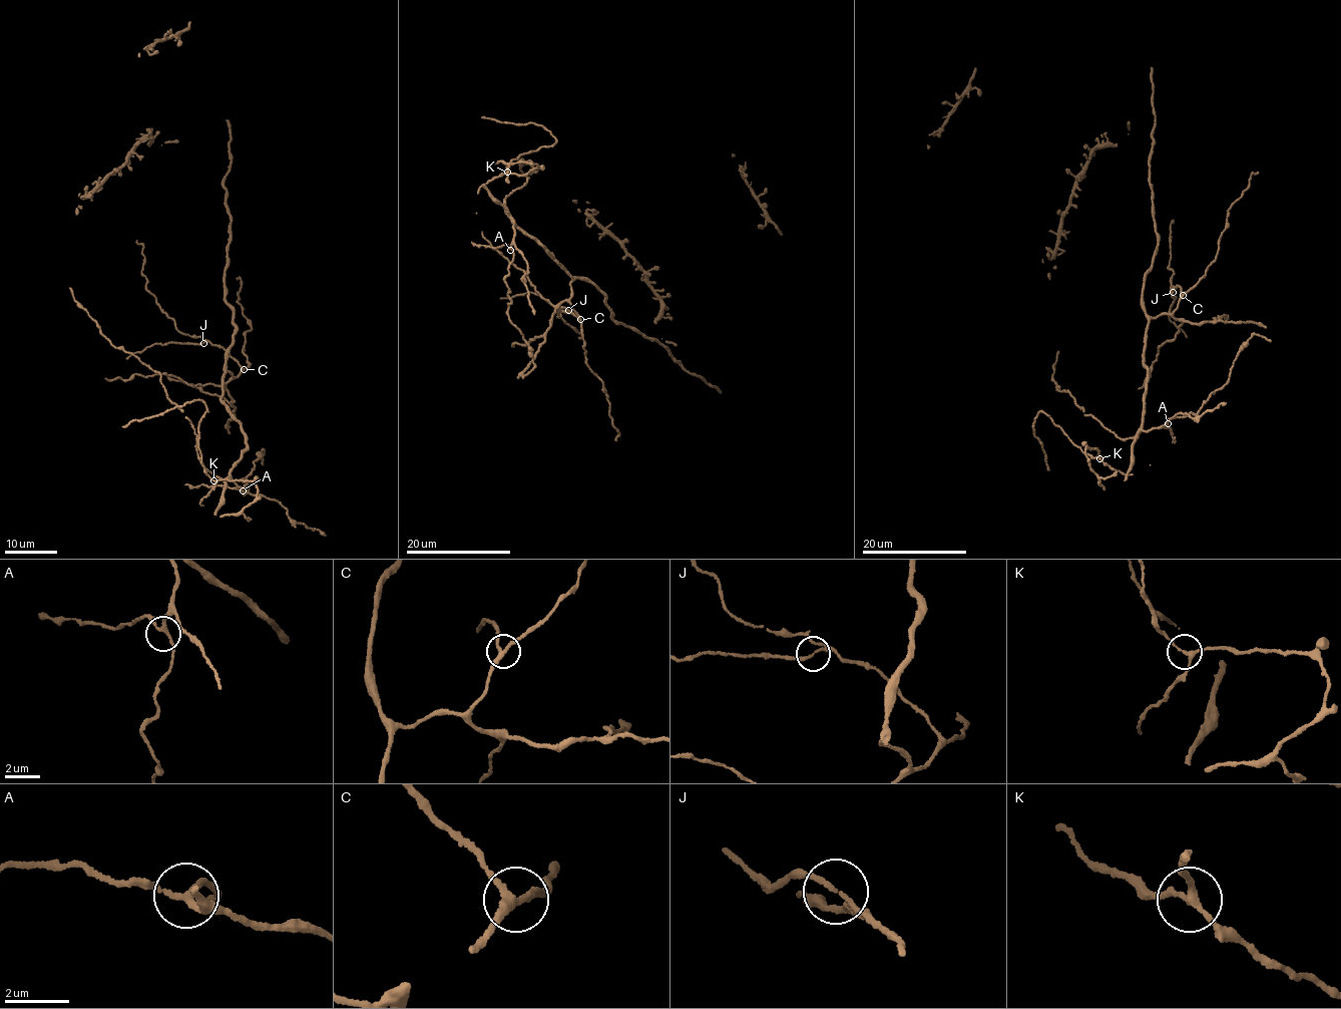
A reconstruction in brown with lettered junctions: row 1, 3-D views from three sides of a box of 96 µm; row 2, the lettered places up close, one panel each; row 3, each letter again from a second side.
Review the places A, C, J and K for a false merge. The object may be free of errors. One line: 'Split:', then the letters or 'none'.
Split: none

